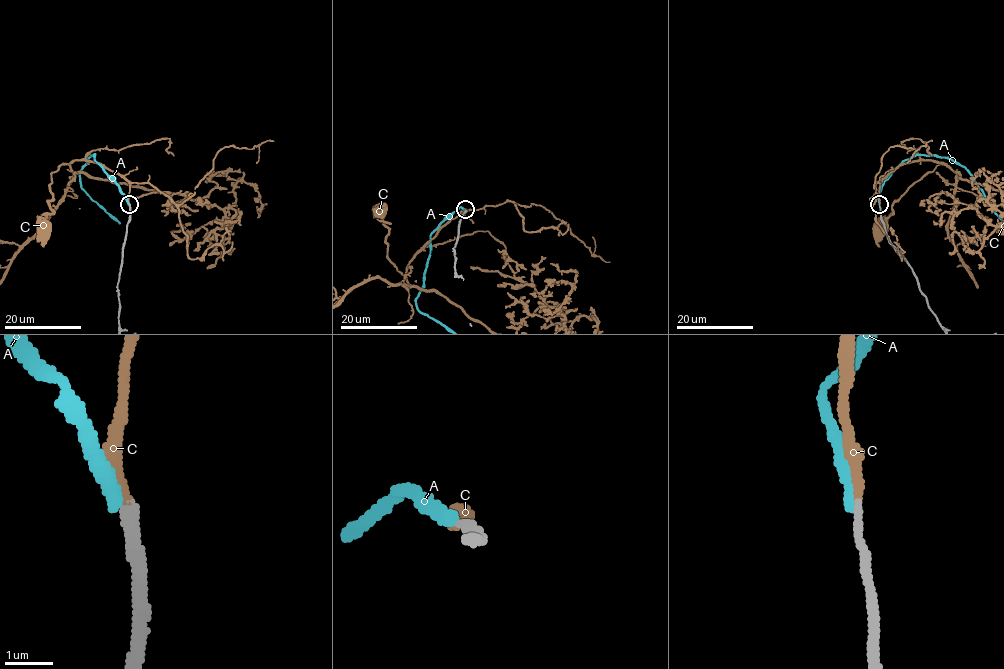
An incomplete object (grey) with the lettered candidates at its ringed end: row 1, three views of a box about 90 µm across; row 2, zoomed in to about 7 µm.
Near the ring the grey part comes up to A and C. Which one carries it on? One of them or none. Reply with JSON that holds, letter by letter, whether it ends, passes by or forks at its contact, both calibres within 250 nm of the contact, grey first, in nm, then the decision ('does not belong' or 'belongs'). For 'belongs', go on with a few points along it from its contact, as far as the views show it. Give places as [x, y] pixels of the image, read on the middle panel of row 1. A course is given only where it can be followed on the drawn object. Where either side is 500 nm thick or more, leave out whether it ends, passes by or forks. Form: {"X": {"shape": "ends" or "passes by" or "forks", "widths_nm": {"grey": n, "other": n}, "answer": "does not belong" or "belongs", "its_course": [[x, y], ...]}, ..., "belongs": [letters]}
{"A": {"shape": "ends", "widths_nm": {"grey": 220, "other": 320}, "answer": "does not belong"}, "C": {"shape": "ends", "widths_nm": {"grey": 220, "other": 200}, "answer": "belongs", "its_course": [[465, 210], [440, 229], [401, 274], [388, 256], [385, 223], [389, 223], [383, 220], [375, 207]]}, "belongs": ["C"]}

